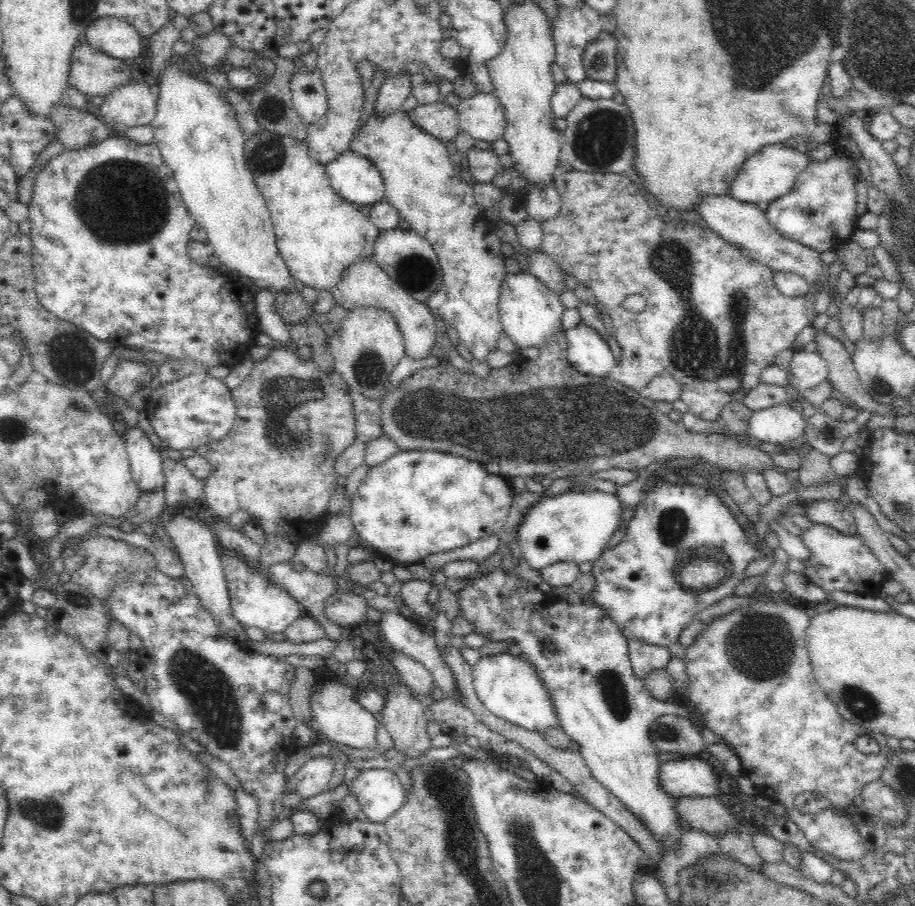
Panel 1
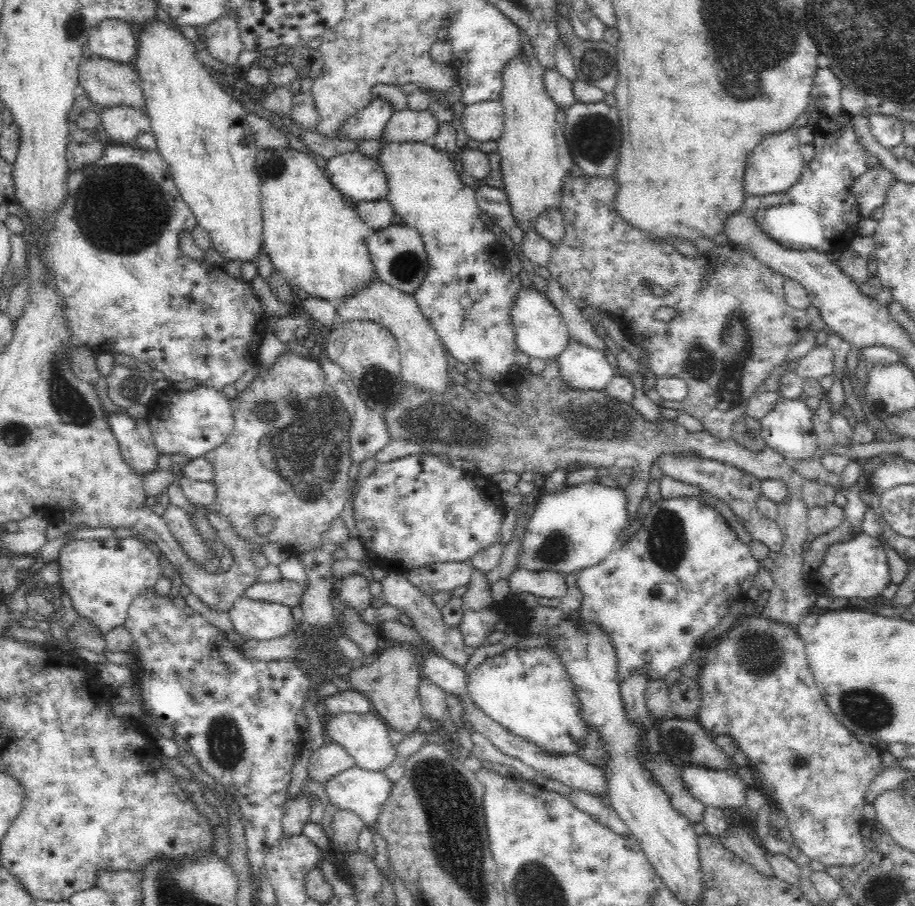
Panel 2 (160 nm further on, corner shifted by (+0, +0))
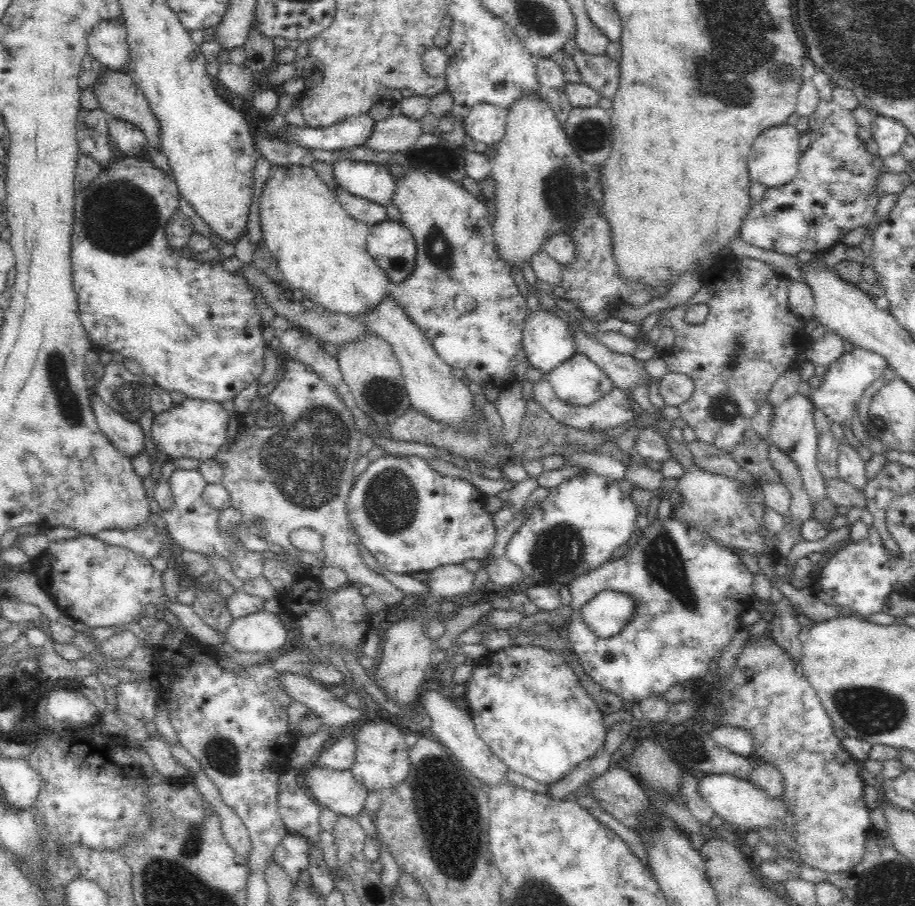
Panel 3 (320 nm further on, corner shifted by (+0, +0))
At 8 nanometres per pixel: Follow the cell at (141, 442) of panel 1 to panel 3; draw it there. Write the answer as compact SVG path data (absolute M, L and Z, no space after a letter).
M93 392L90 396L90 406L100 431L126 458L145 450L144 434L138 421L124 418Z

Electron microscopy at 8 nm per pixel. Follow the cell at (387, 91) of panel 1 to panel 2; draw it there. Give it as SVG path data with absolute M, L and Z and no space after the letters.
M373 98L370 104L346 120L337 131L334 138L348 140L374 140L383 133L389 117L393 113L390 103Z

